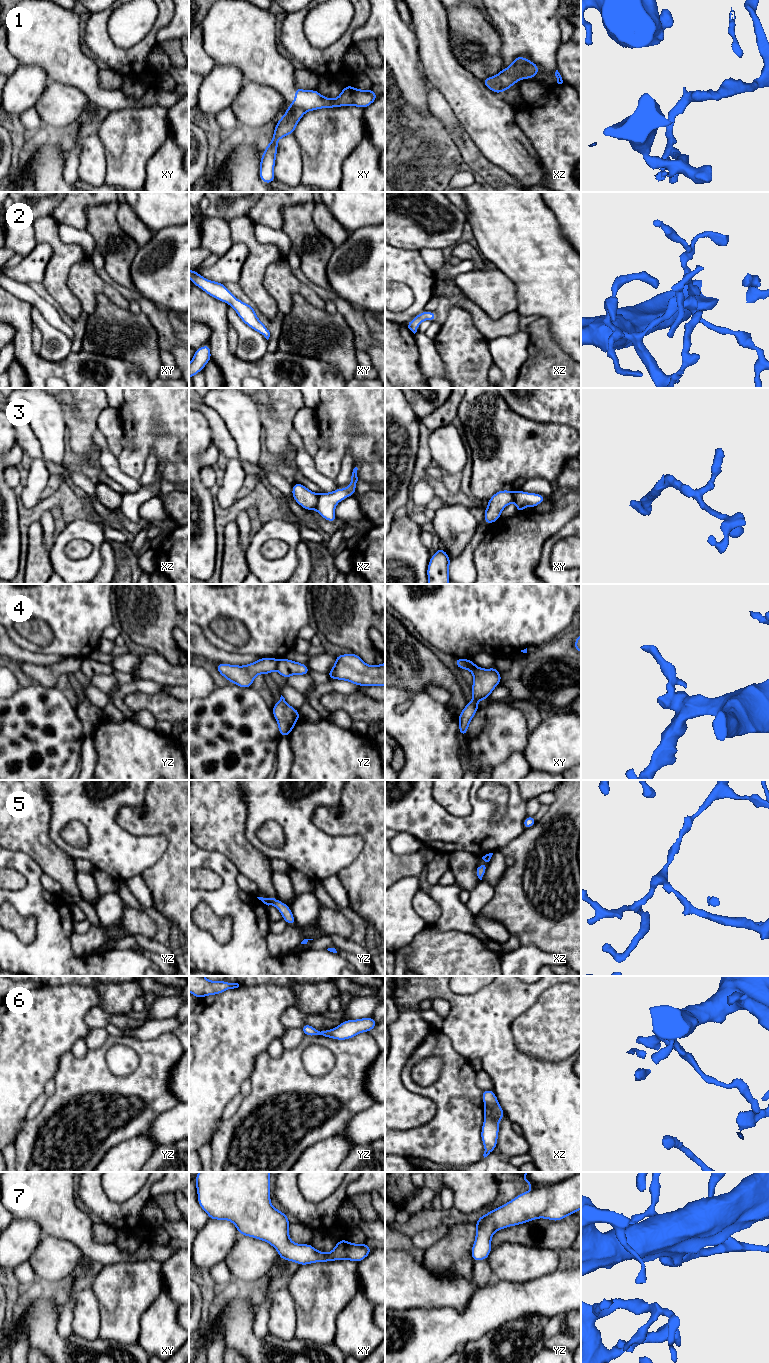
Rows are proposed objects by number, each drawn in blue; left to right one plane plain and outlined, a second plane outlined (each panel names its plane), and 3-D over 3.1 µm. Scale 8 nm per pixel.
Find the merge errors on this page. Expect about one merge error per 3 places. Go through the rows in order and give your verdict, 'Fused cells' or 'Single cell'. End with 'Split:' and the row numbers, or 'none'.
1: Fused cells
2: Single cell
3: Fused cells
4: Fused cells
5: Single cell
6: Single cell
7: Single cell
Split: 1, 3, 4

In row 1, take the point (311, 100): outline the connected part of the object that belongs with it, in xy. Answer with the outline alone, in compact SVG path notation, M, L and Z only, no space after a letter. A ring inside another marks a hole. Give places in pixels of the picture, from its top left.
M348 85L342 89L341 94L335 98L326 98L317 90L303 90L295 87L295 100L291 102L291 107L299 107L307 111L314 111L322 108L335 108L342 106L357 106L365 109L371 105L379 95L371 88L367 90L355 89Z

